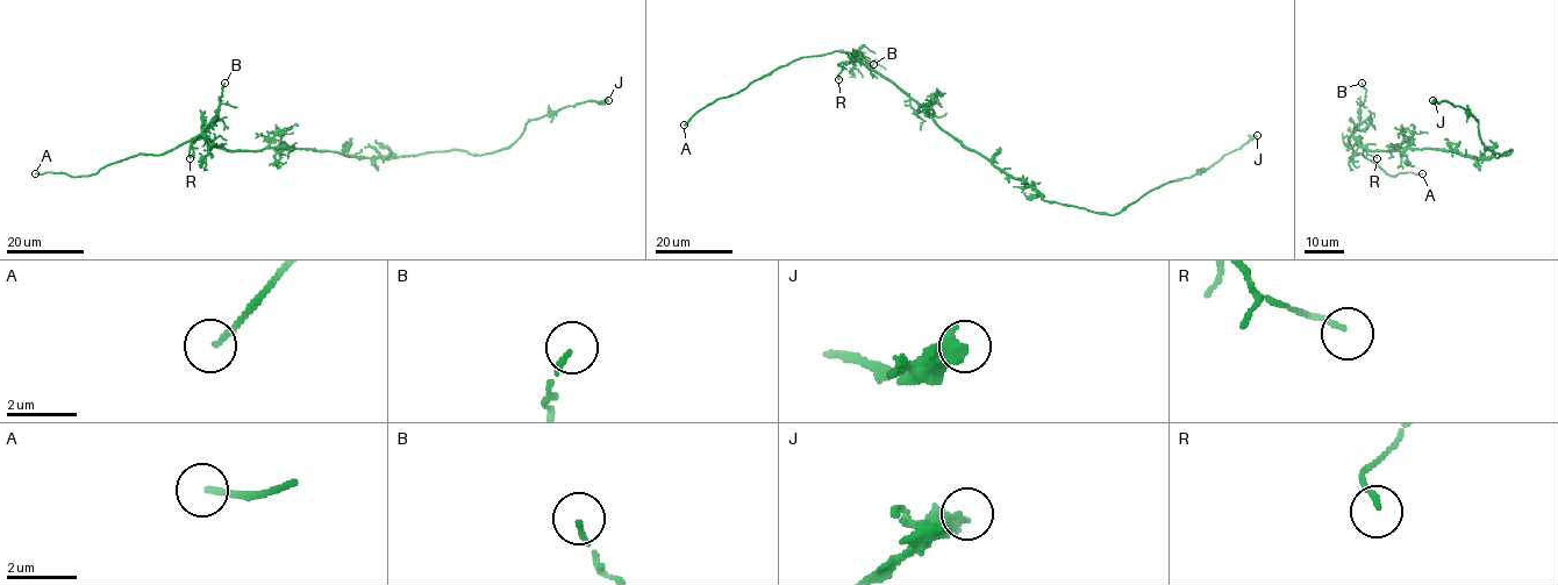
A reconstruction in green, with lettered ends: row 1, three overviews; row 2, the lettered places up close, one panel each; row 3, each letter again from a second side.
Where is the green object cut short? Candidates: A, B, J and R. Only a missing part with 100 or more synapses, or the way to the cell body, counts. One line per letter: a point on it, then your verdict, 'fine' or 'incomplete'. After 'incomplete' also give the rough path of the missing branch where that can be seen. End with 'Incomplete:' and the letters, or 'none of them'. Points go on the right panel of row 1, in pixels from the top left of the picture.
A: place (1422, 173); incomplete; course (1422, 173), (1431, 176), (1442, 186)
B: place (1362, 83); fine
J: place (1433, 100); fine
R: place (1377, 158); fine
Incomplete: A

